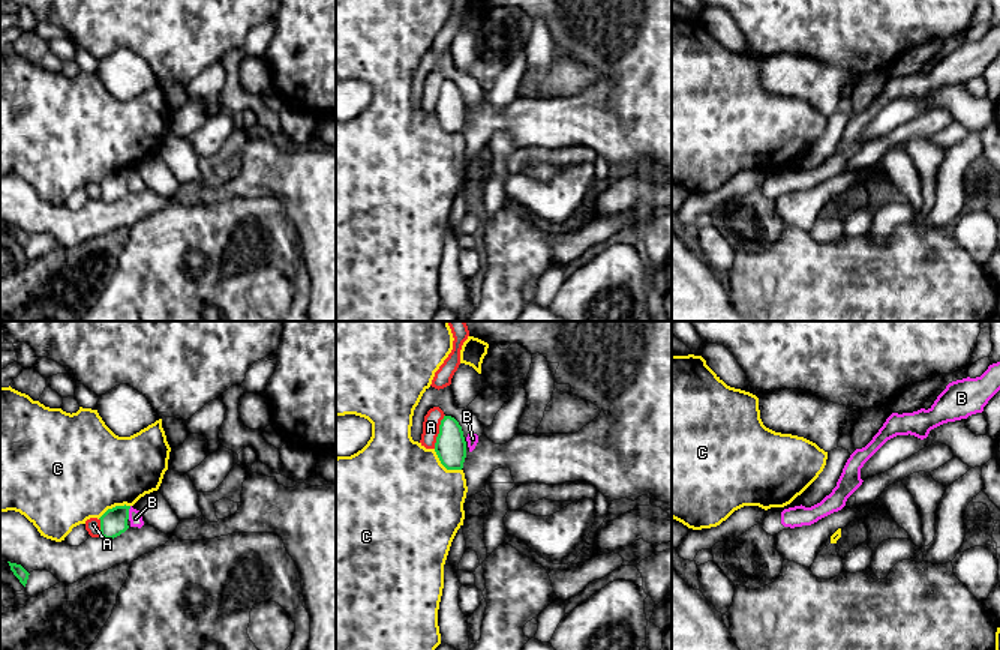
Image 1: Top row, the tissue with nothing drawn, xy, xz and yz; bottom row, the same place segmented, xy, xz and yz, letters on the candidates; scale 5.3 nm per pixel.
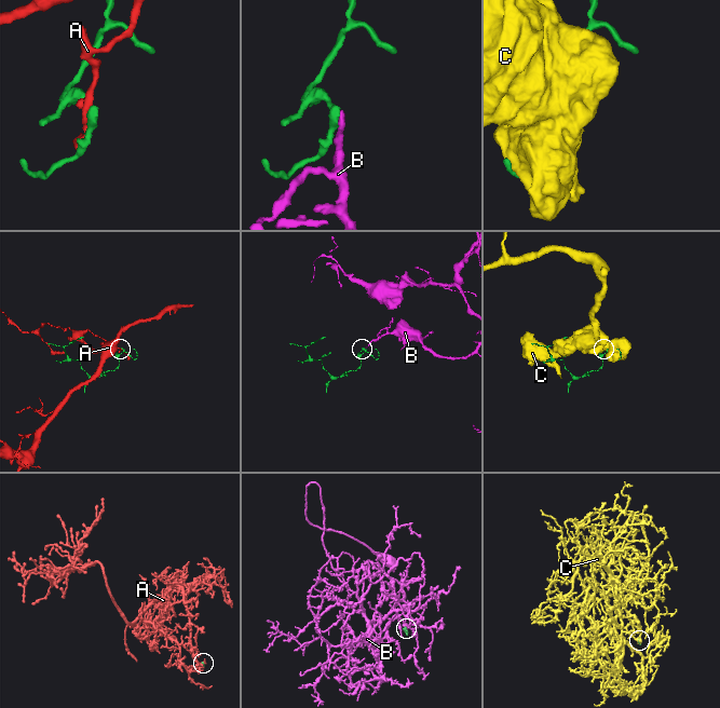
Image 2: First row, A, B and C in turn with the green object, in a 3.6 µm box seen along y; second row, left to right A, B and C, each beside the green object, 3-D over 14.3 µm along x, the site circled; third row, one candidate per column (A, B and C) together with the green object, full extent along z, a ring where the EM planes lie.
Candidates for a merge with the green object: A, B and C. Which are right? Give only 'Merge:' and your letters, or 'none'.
Merge: none

